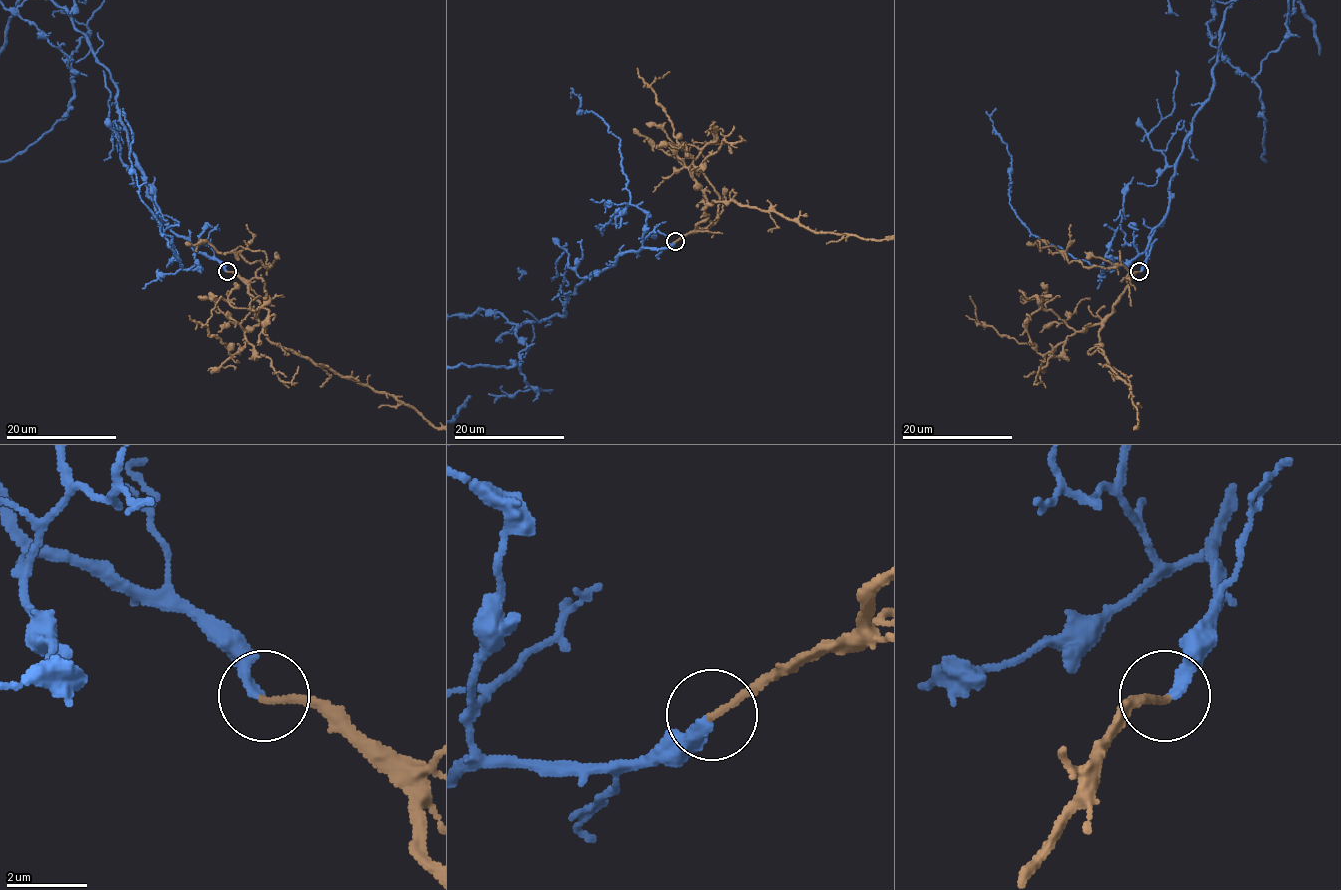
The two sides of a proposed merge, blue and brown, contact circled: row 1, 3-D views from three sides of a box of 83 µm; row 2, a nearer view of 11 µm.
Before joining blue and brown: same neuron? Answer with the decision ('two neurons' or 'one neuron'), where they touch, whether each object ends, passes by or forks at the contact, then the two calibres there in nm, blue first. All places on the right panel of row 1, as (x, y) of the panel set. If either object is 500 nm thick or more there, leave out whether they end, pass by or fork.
one neuron; at (1139, 271); blue ends there; brown ends there; 260 nm thick on the blue side, 170 nm on the other

